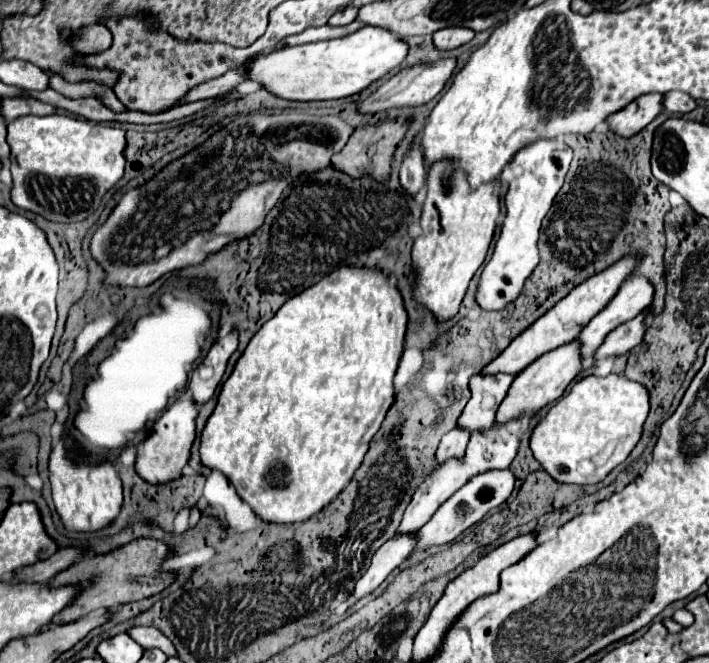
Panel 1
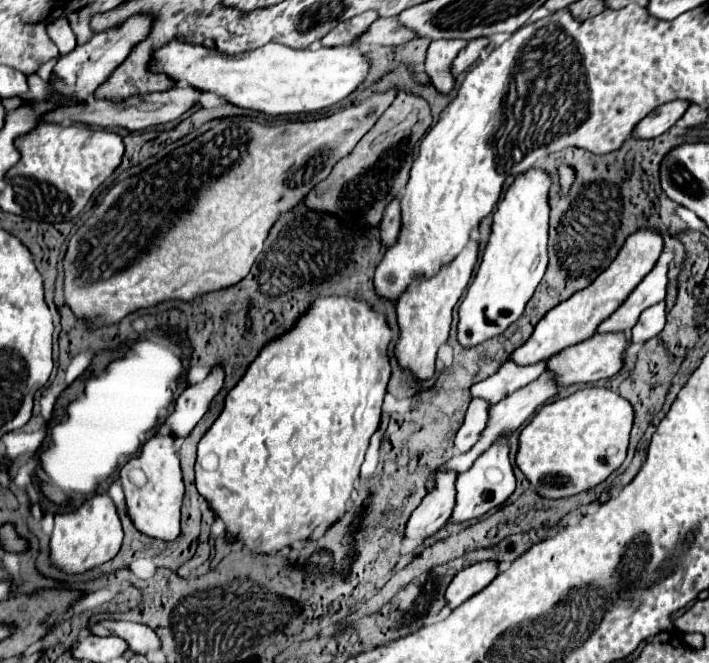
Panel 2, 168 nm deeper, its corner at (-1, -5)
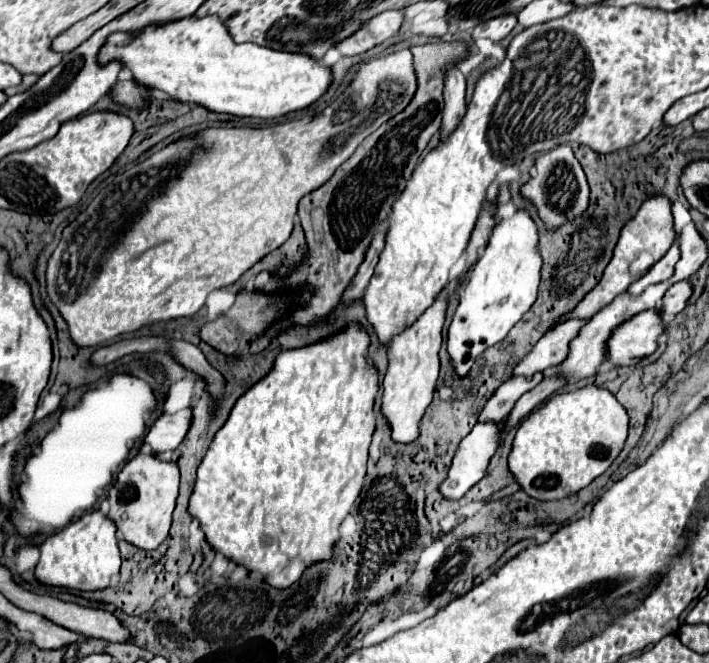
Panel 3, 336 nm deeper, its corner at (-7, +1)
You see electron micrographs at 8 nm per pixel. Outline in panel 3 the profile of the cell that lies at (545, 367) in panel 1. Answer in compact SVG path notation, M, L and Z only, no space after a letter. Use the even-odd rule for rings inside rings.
M649 309L649 311L639 313L637 317L631 317L623 325L619 325L613 331L611 339L607 341L609 361L615 365L637 365L643 357L649 357L651 353L655 353L657 339L663 335L663 331L665 331L665 325L663 325L659 309Z

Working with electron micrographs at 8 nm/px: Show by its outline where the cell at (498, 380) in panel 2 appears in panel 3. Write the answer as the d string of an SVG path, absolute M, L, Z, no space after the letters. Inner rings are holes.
M567 319L565 323L559 323L555 329L547 331L533 351L515 367L513 375L525 375L531 377L537 371L545 371L549 367L559 365L561 361L567 359L569 353L569 343L579 335L579 329L587 323L589 319Z

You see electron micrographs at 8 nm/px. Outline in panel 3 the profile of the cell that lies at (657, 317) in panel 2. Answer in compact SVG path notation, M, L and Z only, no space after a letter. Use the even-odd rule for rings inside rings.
M689 279L675 283L675 285L665 293L665 297L663 297L663 307L661 307L661 311L663 311L665 321L669 321L669 319L673 319L677 313L681 313L681 311L685 309L685 305L687 305L687 301L689 301L691 295L693 295L693 285L691 285Z

